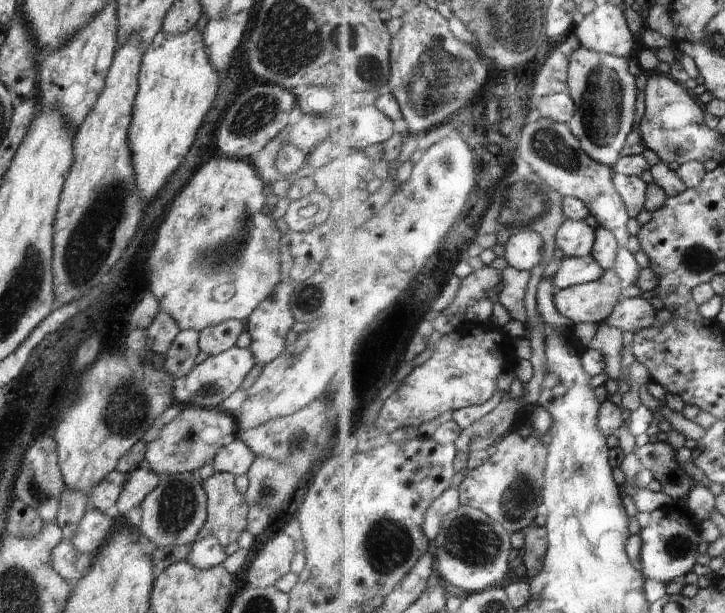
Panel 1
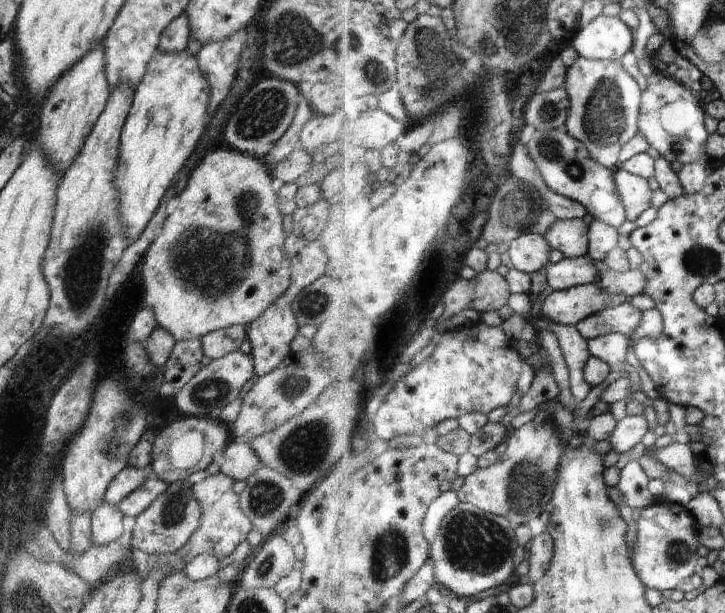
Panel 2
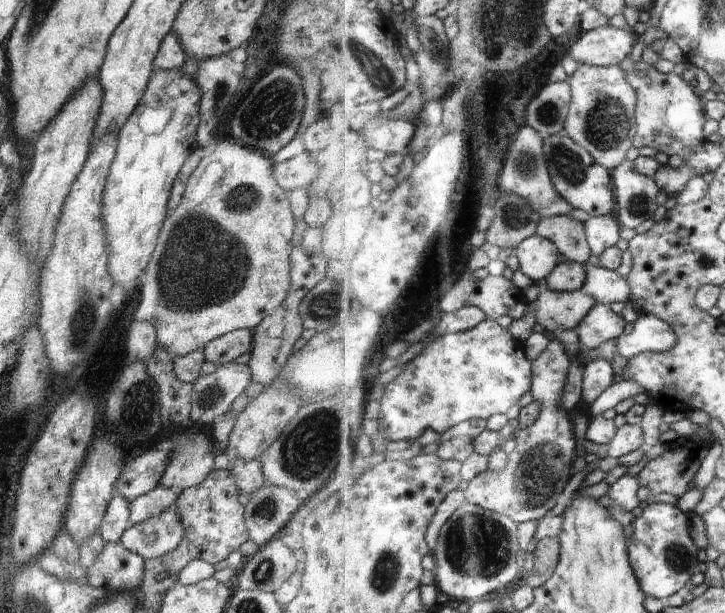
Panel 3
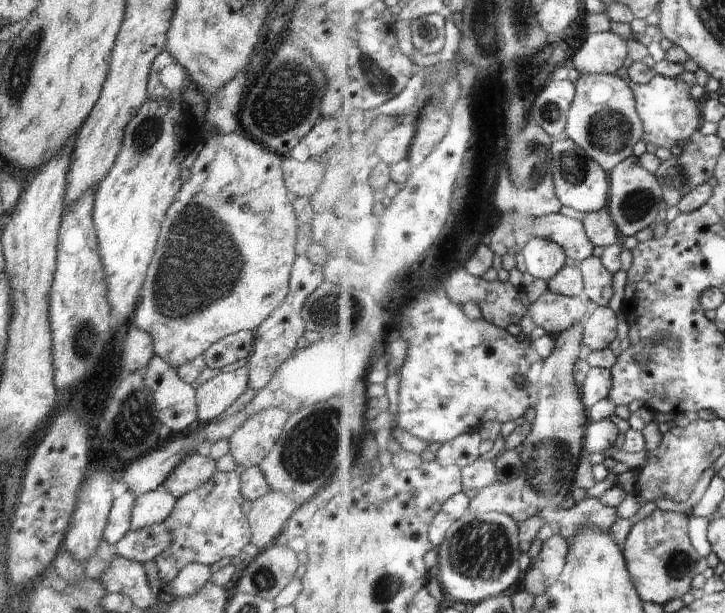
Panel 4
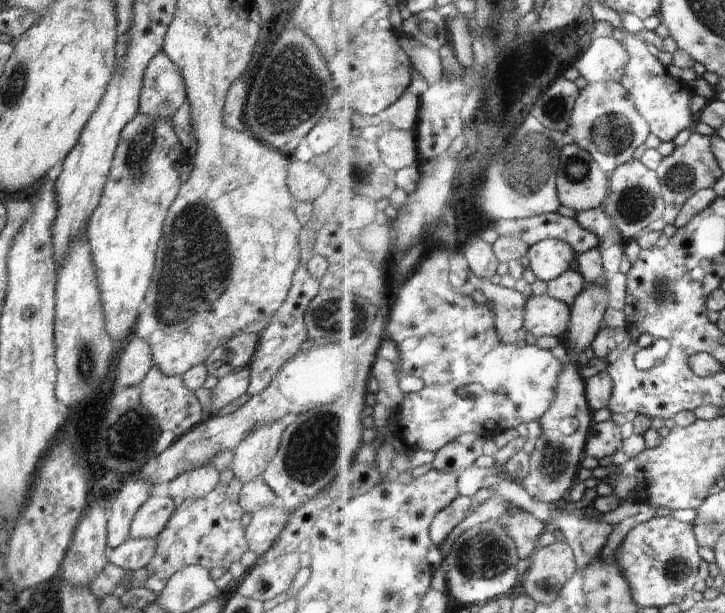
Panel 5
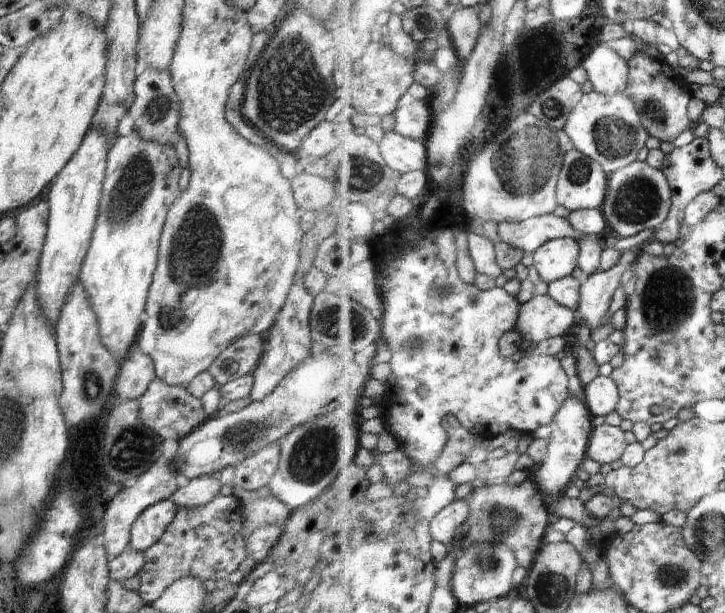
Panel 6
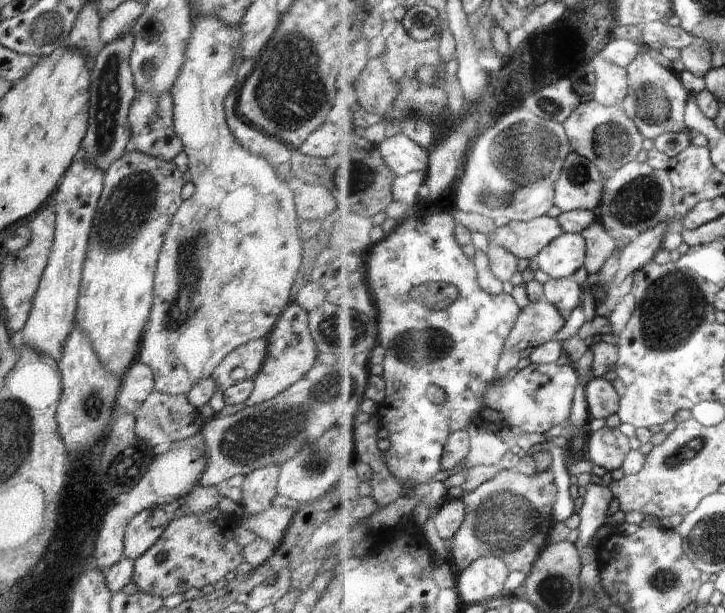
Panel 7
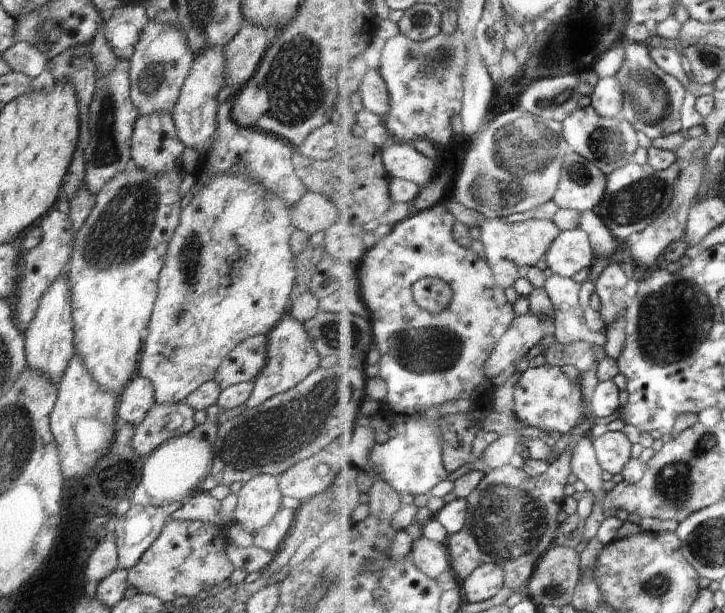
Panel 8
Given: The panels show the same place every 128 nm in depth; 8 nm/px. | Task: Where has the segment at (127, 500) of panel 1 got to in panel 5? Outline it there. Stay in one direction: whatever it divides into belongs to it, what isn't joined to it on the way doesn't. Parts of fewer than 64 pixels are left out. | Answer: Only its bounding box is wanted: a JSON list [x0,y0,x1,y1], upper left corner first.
[130,495,177,539]

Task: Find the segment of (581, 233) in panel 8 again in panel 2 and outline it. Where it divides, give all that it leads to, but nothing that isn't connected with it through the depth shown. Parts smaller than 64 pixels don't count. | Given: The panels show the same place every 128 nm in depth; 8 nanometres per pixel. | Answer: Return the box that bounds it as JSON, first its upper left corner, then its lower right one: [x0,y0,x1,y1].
[509,233,553,275]

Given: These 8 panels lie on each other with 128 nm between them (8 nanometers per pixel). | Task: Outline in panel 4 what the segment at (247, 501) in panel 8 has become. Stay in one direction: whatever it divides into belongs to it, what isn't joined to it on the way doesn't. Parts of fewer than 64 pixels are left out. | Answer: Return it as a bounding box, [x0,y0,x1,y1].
[229,407,291,470]

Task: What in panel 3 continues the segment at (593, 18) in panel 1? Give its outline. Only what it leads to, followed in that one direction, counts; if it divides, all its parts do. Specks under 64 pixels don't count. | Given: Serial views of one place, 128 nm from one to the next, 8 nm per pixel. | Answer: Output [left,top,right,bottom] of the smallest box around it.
[574,26,636,66]

